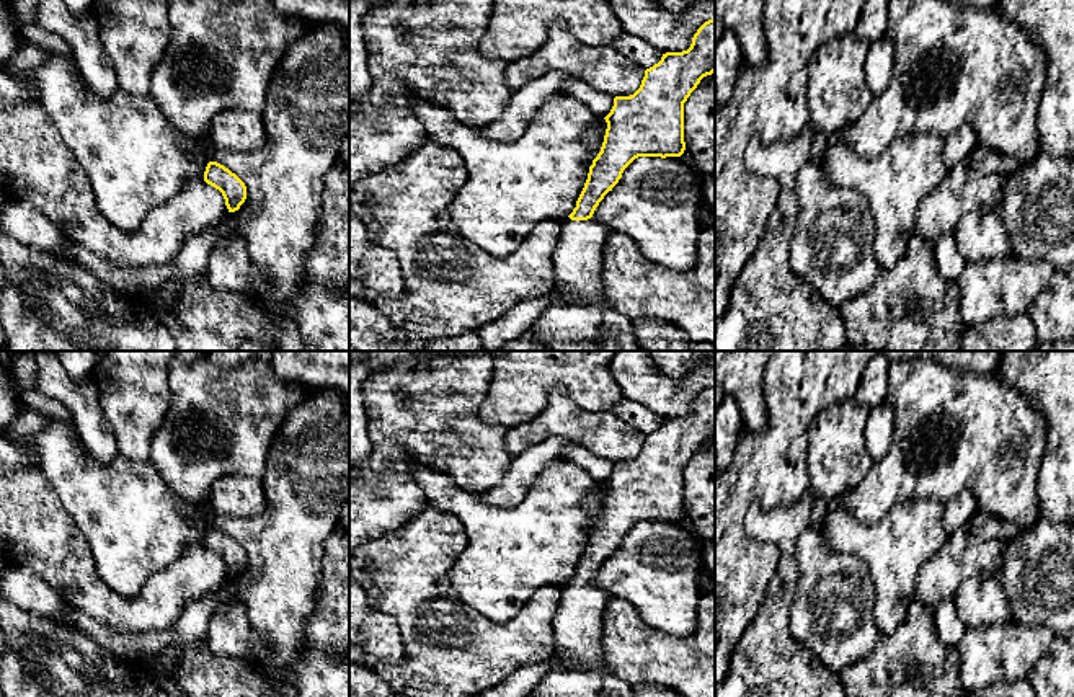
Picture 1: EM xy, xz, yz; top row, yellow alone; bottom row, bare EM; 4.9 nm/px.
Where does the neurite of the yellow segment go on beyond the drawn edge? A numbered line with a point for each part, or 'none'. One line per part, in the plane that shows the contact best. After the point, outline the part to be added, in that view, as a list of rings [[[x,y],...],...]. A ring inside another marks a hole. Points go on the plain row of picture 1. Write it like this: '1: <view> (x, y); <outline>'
1: xz (578, 625); [[[592,584],[561,586],[553,620],[555,656],[570,668],[588,666],[602,674],[602,697],[633,697],[633,687],[612,676],[604,664],[602,620],[610,596]]]

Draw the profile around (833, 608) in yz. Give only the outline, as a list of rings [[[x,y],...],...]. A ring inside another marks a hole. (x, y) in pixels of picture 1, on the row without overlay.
[[[808,526],[797,545],[800,578],[790,607],[793,638],[816,655],[832,673],[867,656],[880,630],[873,622],[873,583],[865,563],[849,553],[836,552],[823,529]]]

